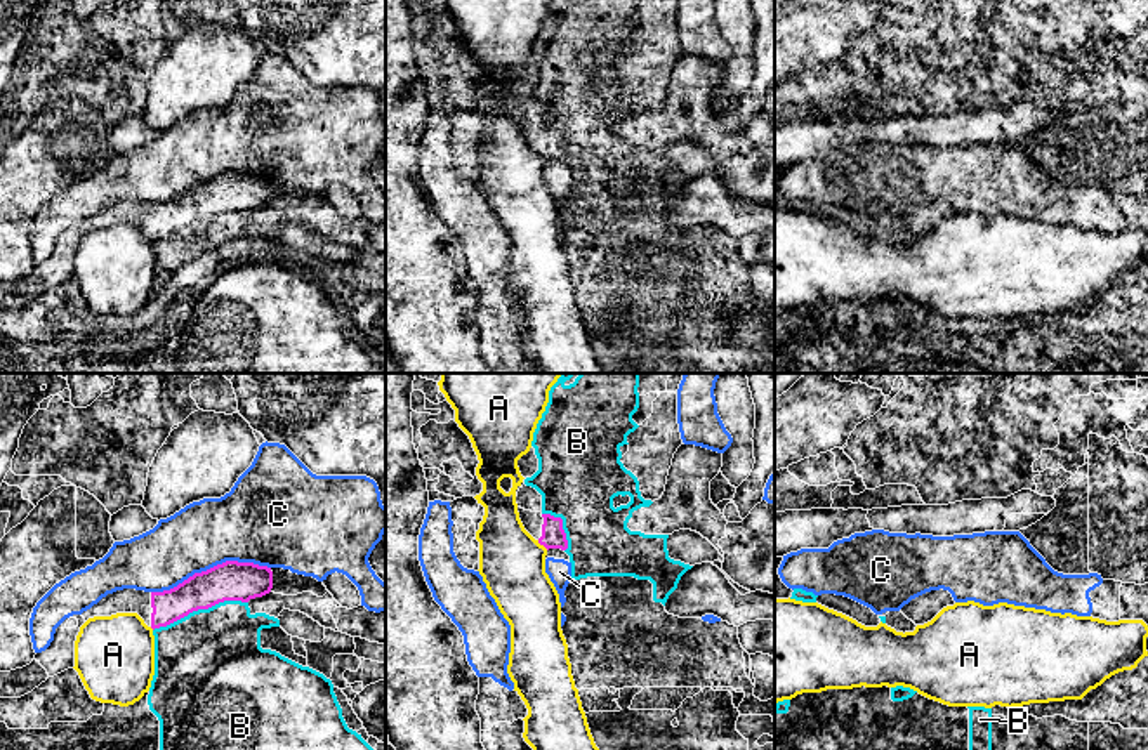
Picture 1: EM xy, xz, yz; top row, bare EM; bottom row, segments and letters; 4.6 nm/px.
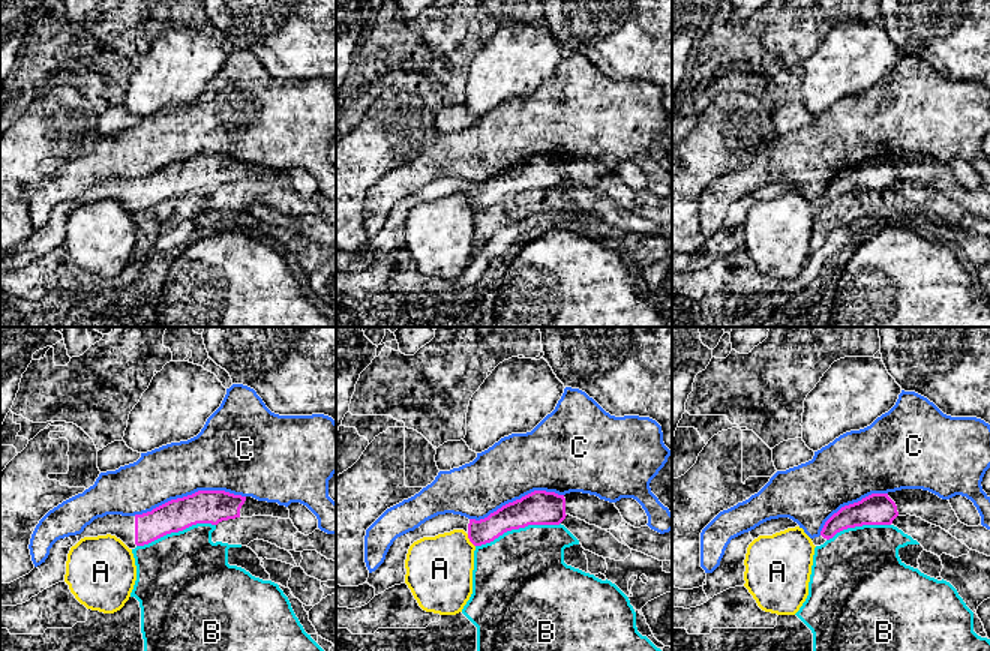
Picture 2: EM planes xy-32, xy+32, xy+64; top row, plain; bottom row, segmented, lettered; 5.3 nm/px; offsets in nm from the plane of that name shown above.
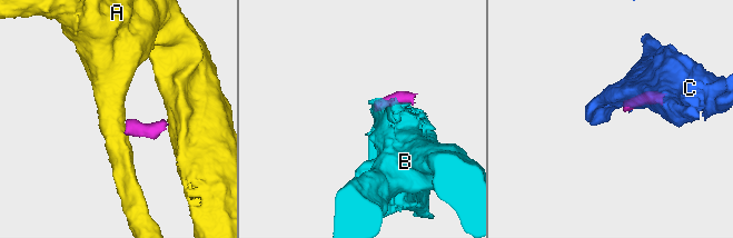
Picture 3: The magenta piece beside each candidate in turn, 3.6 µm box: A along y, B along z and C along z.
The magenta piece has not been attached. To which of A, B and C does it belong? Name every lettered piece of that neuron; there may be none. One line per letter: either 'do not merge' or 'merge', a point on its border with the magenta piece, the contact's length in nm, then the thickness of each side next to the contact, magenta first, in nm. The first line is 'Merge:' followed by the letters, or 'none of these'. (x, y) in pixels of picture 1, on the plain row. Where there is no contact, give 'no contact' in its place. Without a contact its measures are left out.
Merge: none of these
A: do not merge | xz (542, 155) | 70 nm | 110/300 nm
B: do not merge | xy (200, 219) | 460 nm | 190/480 nm
C: do not merge | xy (211, 179) | 550 nm | 190/320 nm

